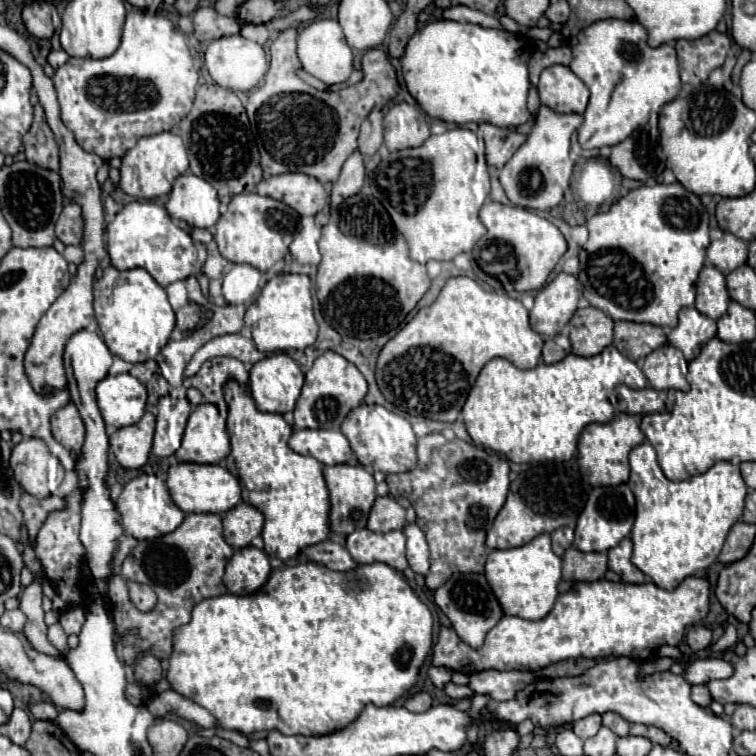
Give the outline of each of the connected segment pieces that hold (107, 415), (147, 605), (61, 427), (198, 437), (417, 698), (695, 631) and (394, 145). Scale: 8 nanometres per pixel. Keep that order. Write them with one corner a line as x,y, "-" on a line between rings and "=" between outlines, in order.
129,373
107,375
97,385
97,403
107,425
127,427
143,417
147,389
=
129,583
129,593
131,593
131,601
139,611
149,611
153,609
157,597
151,591
151,587
141,585
141,583
=
67,403
51,417
51,431
53,431
53,437
65,449
69,449
73,459
77,459
81,453
83,439
85,439
85,425
73,403
=
211,403
195,407
187,421
183,443
175,453
179,463
221,463
231,453
229,433
223,429
223,419
=
425,691
413,695
413,697
409,697
409,699
405,701
405,707
407,707
409,711
413,711
413,713
423,713
423,711
427,711
431,705
433,705
433,699
431,699
431,695
425,693
=
693,625
689,631
687,631
687,643
693,651
699,651
699,649
705,649
711,645
711,631
703,625
=
407,103
393,105
387,111
383,125
385,125
385,145
389,147
389,151
419,147
431,135
423,109

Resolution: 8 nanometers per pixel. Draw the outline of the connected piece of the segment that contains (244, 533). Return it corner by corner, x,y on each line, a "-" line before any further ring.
239,503
225,513
223,519
223,537
233,549
243,549
251,545
251,539
261,535
263,513
253,505

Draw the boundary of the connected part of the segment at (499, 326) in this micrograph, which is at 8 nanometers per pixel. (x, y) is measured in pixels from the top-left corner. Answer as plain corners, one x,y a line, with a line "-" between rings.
451,277
433,305
419,309
419,313
381,349
375,377
385,399
403,413
451,423
459,417
467,393
487,361
503,357
519,369
531,369
541,361
541,349
543,337
531,329
529,311
521,301
495,291
485,291
469,277

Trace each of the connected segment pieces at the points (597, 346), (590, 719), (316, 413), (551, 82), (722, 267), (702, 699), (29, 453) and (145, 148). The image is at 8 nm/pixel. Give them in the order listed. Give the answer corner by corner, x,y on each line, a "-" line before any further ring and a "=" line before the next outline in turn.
595,307
577,309
569,327
573,353
581,357
599,355
613,341
613,319
=
597,713
587,715
587,717
579,719
579,721
575,721
571,727
573,727
573,731
575,731
581,739
589,739
589,737
597,735
597,731
599,731
599,727
601,727
601,715
597,715
=
327,351
315,359
313,367
305,375
305,385
295,405
293,425
297,429
339,429
347,413
355,409
365,395
367,381
363,379
361,371
335,351
=
563,65
547,67
537,85
541,103
555,113
585,113
589,103
589,89
585,83
=
725,233
721,239
711,241
707,259
723,273
729,275
733,269
747,261
747,243
733,233
=
693,685
693,701
701,707
709,707
711,705
711,693
705,685
=
33,437
13,447
11,469
21,487
39,499
55,493
65,476
63,466
49,453
49,447
=
157,133
157,135
149,135
137,141
137,145
133,149
129,149
123,159
121,159
121,183
119,187
137,199
155,199
161,195
167,195
171,191
173,181
183,175
189,169
189,161
187,161
187,151
183,147
183,141
179,139
179,135
175,133

